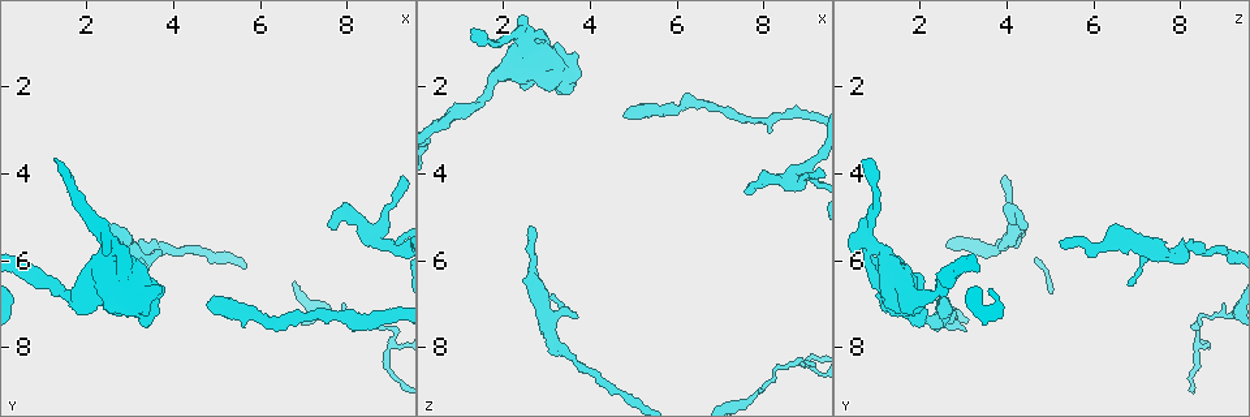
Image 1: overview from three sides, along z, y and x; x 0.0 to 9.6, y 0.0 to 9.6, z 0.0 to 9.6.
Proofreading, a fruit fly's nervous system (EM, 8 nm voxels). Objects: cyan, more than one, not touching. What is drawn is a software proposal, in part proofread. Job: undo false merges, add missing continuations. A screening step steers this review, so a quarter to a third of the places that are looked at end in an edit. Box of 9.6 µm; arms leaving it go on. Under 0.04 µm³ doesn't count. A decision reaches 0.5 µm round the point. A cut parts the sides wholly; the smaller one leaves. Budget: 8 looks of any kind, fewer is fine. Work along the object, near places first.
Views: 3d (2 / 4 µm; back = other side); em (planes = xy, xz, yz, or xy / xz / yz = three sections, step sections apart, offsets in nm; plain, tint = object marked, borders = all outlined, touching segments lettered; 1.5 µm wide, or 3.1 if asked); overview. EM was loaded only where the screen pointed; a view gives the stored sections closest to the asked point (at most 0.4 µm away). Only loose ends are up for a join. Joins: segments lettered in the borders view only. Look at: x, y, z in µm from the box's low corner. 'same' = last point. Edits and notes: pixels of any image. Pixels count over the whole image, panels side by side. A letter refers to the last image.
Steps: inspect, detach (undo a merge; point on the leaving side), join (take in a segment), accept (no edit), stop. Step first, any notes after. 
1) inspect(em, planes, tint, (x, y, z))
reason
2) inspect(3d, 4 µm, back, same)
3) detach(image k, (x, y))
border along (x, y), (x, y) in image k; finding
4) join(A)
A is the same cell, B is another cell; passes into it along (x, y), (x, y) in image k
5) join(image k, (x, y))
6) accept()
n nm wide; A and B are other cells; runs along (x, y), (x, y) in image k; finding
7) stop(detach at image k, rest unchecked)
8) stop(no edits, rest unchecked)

inspect(3d, 4 µm, (3.20, 6.65, 6.80))
thin end

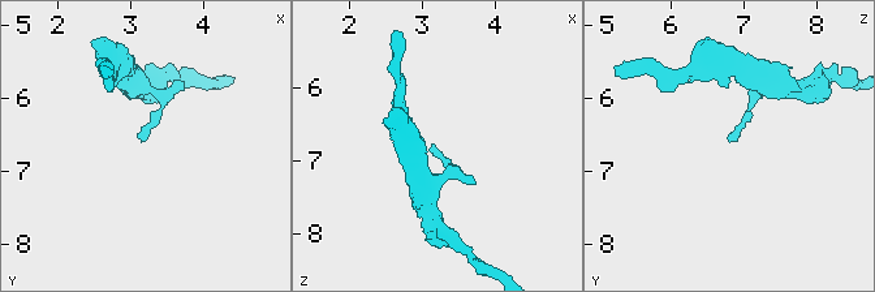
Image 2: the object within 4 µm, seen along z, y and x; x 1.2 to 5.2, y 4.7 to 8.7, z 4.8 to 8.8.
inspect(em, planes, borders, (3.15, 6.60, 6.80))

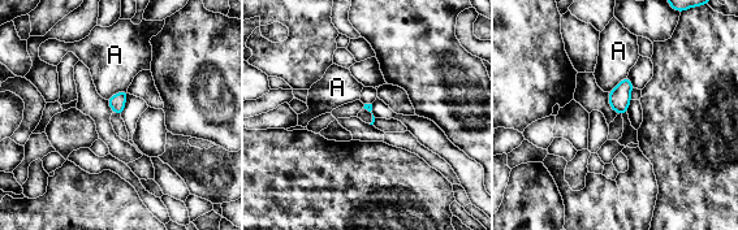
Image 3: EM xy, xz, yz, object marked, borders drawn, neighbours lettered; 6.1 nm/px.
accept()
A is another cell; border along (126, 90), (120, 90), (106, 99) in image 3; none of them fits

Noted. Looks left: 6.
inspect(em, planes, plain, (7.55, 5.20, 4.45))
an open end

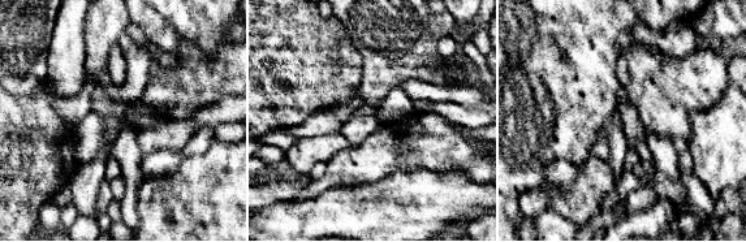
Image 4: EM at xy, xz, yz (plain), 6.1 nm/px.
inspect(em, planes, borders, same)

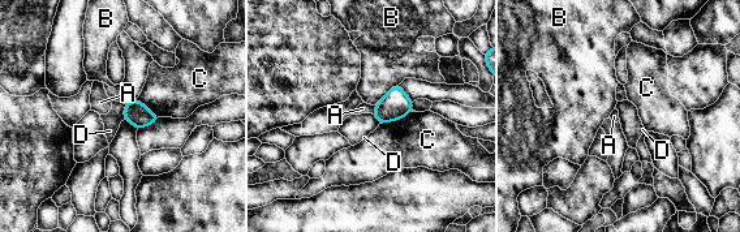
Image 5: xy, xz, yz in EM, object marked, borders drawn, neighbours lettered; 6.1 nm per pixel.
accept()
150 nm wide; A, B, C and D are other cells; border along (125, 104), (124, 119) in image 5; none of them fits

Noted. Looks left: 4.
inspect(em, yz, step 8, plain, (1.30, 3.65, 0.65))

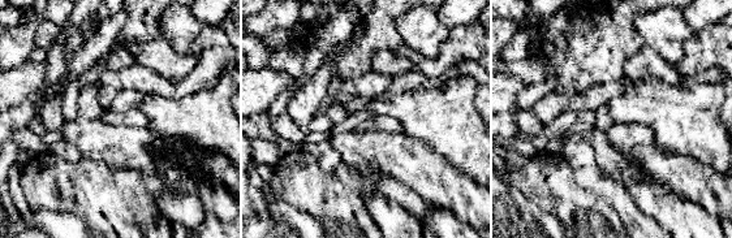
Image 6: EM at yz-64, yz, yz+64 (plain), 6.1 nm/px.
inspect(em, yz, step 8, borders, same)
what lies round it

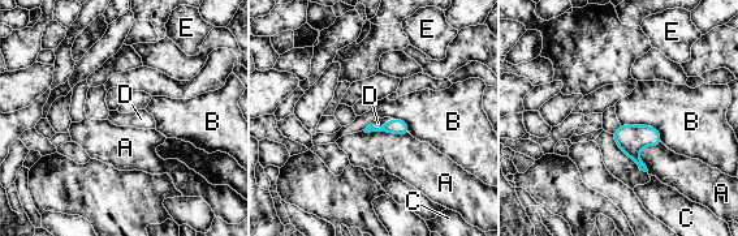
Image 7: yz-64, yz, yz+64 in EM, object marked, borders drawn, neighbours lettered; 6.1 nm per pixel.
join(image 7, (378, 123))
A touches over 280 nm; D is the same cell, A, B, C and E are other cells; passes into it along (396, 127), (383, 125), (378, 123) in image 7; the neuron continues

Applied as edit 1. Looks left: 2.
stop(join at image 7, rest unchecked)

